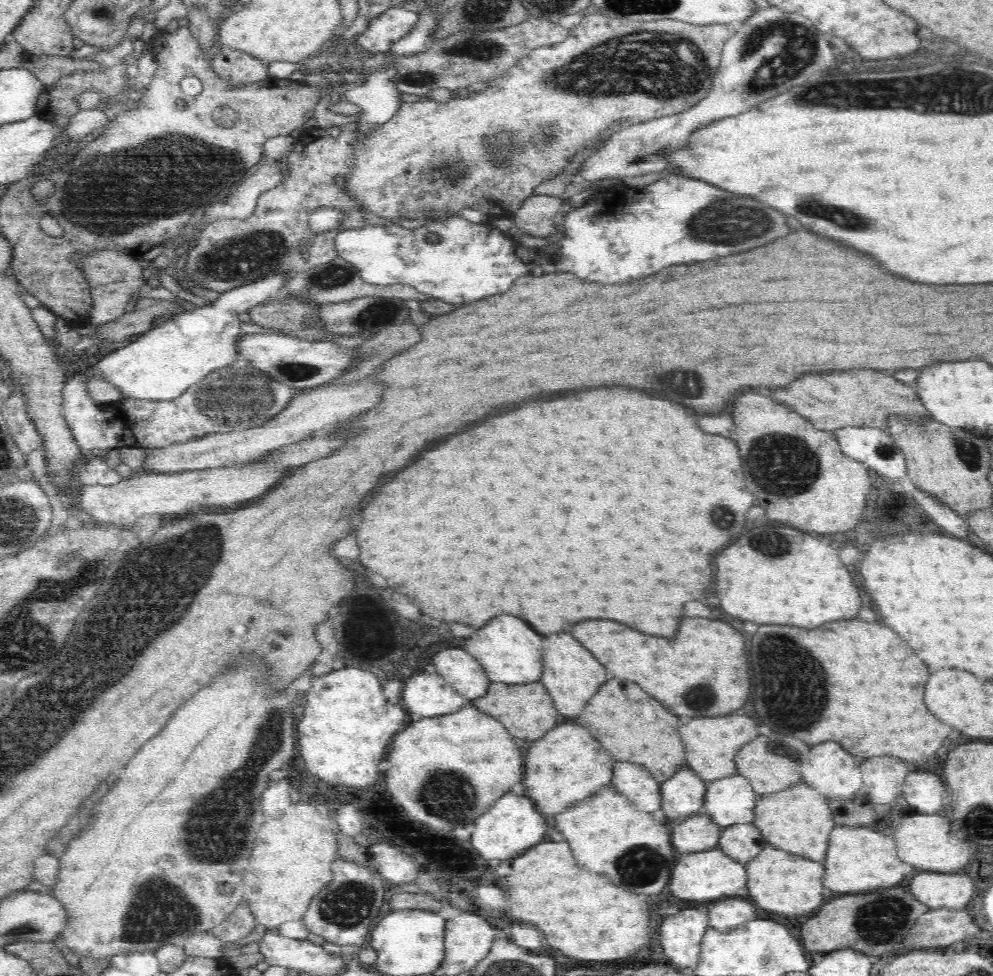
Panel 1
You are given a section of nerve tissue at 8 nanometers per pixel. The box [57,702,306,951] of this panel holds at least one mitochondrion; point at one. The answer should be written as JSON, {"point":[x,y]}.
{"point":[165,913]}

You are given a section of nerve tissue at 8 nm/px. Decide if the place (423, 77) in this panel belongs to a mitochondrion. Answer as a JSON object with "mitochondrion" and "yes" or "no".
{"mitochondrion":"yes"}

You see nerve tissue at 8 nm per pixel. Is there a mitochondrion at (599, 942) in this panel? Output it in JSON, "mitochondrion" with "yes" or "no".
{"mitochondrion":"no"}

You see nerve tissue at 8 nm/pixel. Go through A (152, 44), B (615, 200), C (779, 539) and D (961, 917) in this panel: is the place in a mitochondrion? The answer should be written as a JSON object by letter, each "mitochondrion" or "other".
{"A":"other","B":"other","C":"mitochondrion","D":"other"}

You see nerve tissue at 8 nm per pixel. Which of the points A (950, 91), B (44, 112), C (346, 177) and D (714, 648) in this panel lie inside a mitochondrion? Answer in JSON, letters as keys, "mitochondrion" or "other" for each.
{"A":"mitochondrion","B":"other","C":"other","D":"other"}

